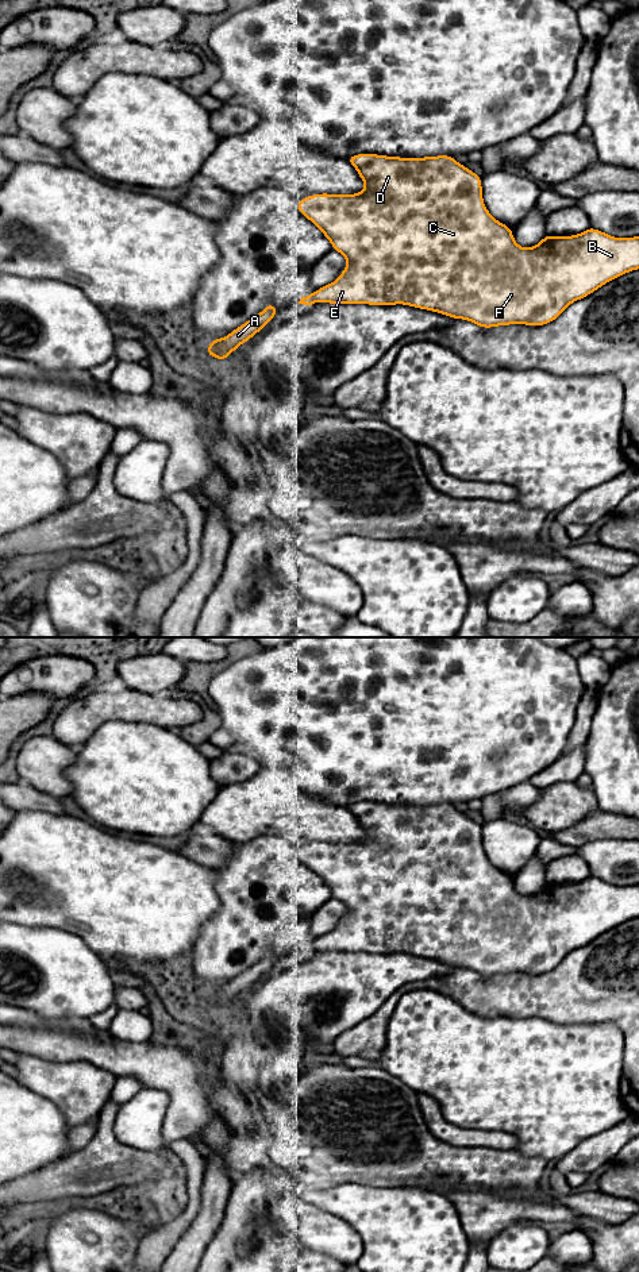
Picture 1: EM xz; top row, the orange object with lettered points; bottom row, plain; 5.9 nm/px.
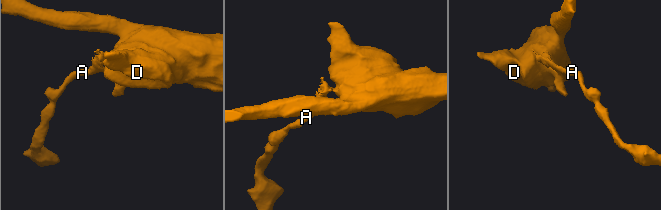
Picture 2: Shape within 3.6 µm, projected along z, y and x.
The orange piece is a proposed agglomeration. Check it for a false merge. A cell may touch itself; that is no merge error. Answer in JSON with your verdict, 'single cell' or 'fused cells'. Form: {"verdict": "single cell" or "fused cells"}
{"verdict": "fused cells"}

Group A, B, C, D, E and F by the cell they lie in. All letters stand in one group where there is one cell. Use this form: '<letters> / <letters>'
A / B C D E F

